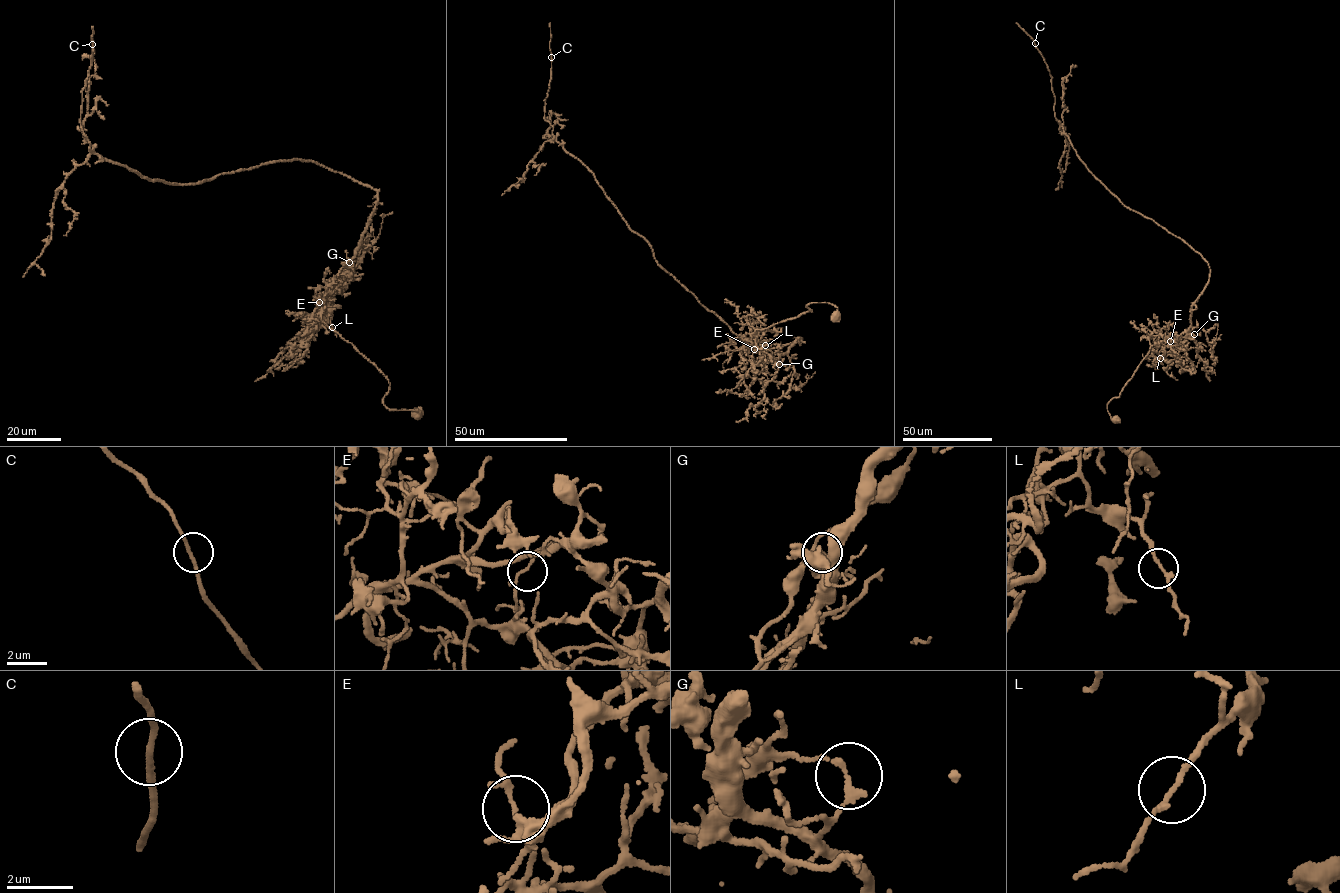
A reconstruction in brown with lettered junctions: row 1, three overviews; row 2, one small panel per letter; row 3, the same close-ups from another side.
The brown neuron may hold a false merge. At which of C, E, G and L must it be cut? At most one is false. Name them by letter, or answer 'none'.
G

